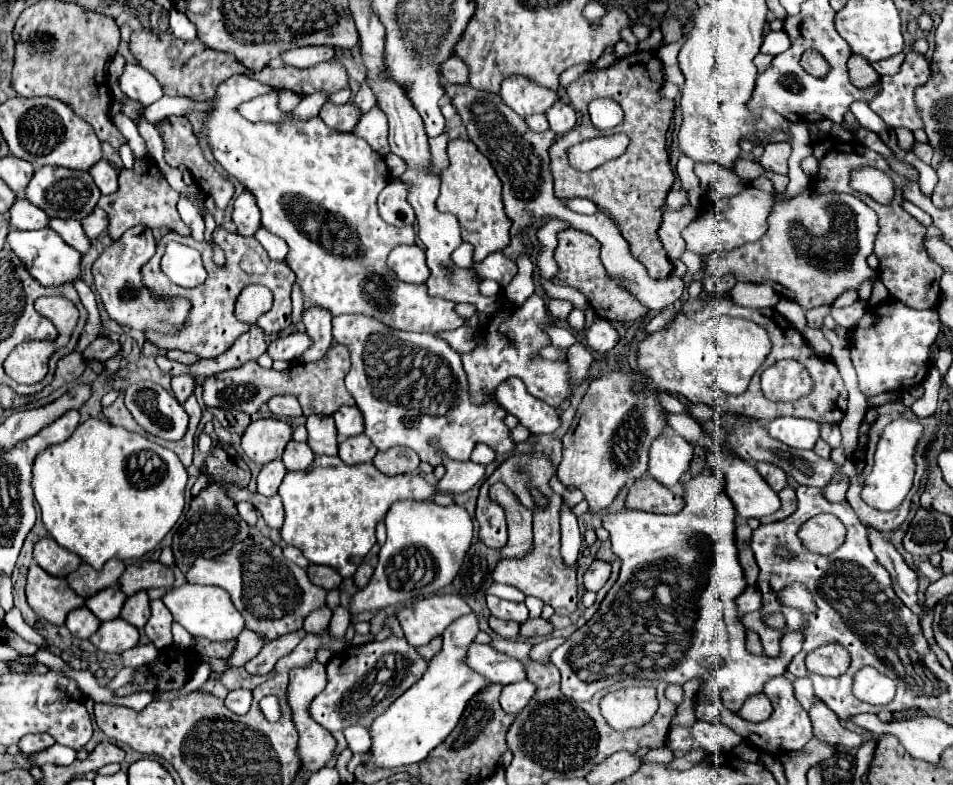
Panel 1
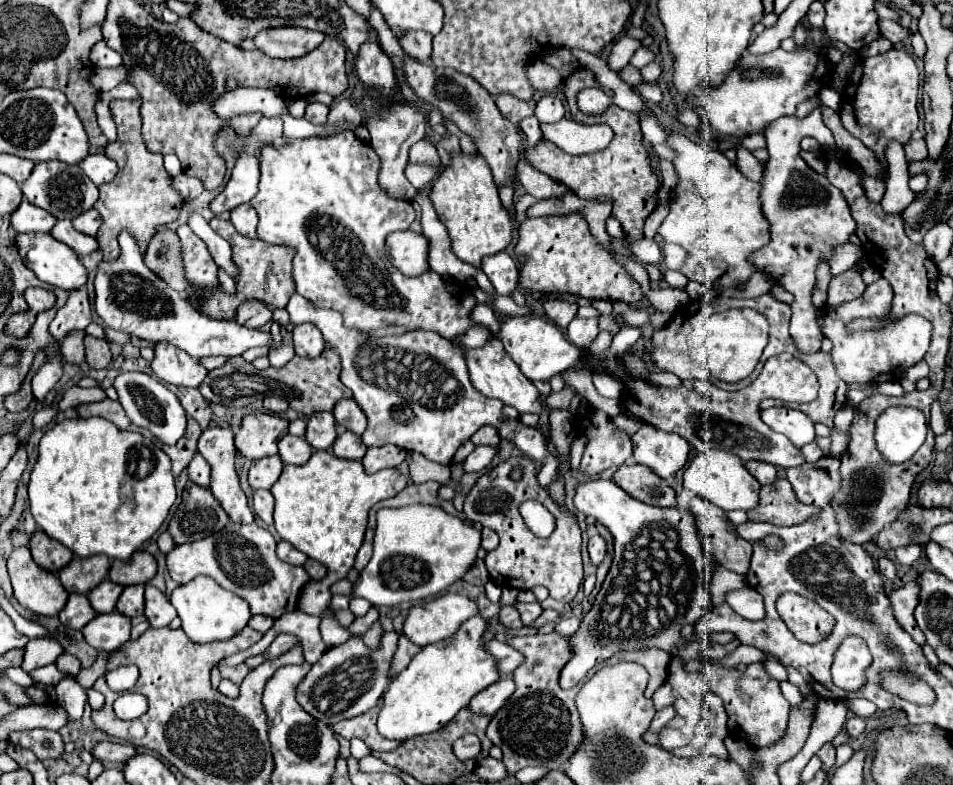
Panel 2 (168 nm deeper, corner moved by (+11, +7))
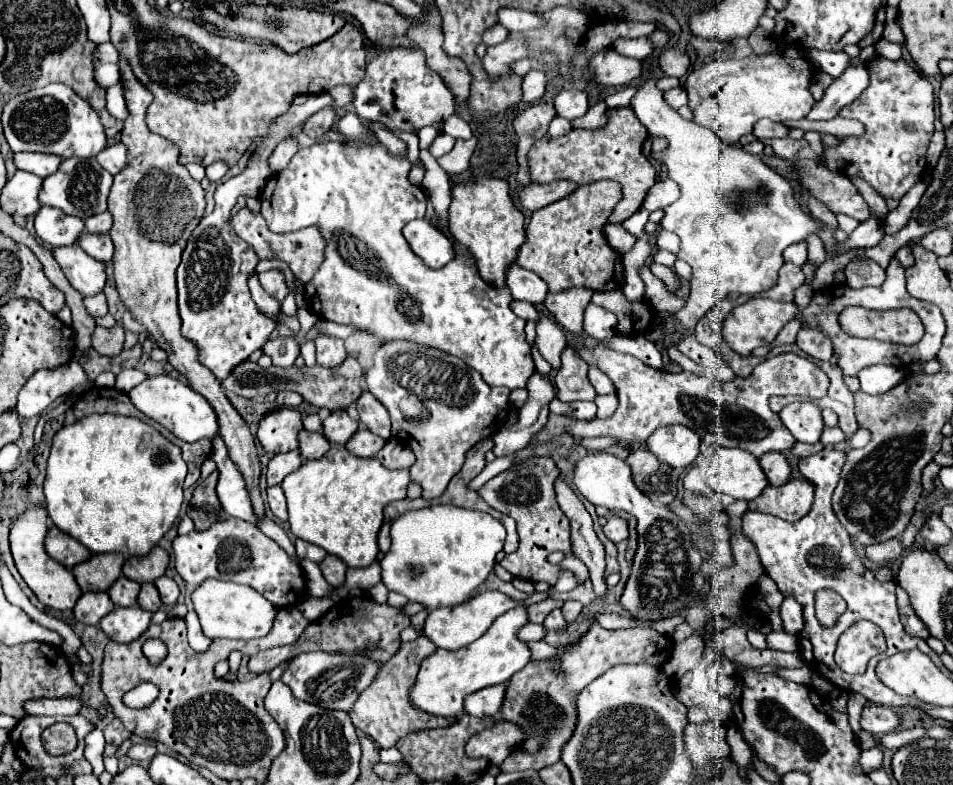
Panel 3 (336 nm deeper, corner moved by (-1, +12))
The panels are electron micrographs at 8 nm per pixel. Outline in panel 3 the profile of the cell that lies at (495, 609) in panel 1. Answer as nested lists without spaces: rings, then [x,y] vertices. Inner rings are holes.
[[[553,610],[553,612],[545,618],[545,628],[547,628],[547,630],[561,630],[561,628],[565,628],[565,626],[567,626],[567,622],[565,622],[561,610]]]

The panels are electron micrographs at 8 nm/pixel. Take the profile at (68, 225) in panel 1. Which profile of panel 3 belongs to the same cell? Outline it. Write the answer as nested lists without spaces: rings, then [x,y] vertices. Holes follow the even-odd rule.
[[[83,234],[81,240],[79,240],[79,246],[95,260],[99,262],[109,262],[113,260],[113,252],[115,252],[115,246],[111,242],[111,238],[105,234],[105,236],[91,236],[91,234]]]

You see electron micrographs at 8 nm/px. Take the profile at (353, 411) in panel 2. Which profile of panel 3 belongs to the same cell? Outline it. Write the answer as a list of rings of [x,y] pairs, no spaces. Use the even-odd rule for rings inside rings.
[[[363,392],[361,398],[357,400],[357,410],[361,416],[361,422],[377,436],[381,438],[389,438],[391,436],[391,420],[389,420],[389,412],[387,408],[371,394],[371,392]]]

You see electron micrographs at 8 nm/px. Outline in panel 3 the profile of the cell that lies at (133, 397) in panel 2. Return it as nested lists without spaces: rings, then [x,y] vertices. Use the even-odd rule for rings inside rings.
[[[149,376],[145,382],[131,388],[129,398],[147,418],[159,422],[185,442],[197,442],[203,438],[213,440],[215,436],[219,436],[219,422],[211,404],[193,388],[171,376]]]

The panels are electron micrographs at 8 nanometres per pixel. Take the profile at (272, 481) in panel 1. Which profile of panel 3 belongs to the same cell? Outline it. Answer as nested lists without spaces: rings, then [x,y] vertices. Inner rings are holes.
[[[291,450],[291,452],[283,452],[283,454],[275,454],[269,464],[267,464],[267,484],[275,486],[281,484],[283,478],[287,474],[291,474],[293,470],[297,470],[301,466],[301,454],[299,450]]]

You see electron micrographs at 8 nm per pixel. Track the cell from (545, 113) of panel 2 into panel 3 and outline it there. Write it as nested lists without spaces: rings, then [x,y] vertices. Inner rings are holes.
[[[569,88],[563,90],[555,96],[555,110],[557,116],[575,120],[579,116],[583,116],[589,110],[589,98],[585,90],[577,90],[577,88]]]

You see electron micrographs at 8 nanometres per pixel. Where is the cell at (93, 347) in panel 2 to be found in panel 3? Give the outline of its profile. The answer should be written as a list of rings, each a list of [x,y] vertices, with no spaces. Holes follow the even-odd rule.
[[[115,324],[113,328],[95,326],[95,332],[93,332],[91,340],[93,340],[93,348],[99,354],[115,356],[123,350],[123,326],[119,326],[119,324]]]

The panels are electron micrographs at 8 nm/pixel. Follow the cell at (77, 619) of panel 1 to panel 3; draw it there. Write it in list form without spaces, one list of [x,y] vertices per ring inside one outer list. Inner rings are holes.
[[[85,592],[85,594],[77,600],[73,612],[75,612],[75,618],[77,618],[79,622],[97,626],[99,620],[101,620],[103,616],[107,616],[113,608],[115,608],[115,604],[113,604],[111,598],[107,596],[107,592]]]

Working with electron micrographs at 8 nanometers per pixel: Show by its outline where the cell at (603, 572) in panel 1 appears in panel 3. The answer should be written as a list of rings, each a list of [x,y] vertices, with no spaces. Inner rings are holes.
[[[609,516],[607,524],[603,526],[603,532],[609,540],[613,540],[615,544],[621,542],[621,540],[627,540],[629,538],[629,526],[627,526],[627,520],[621,518],[621,516]]]

